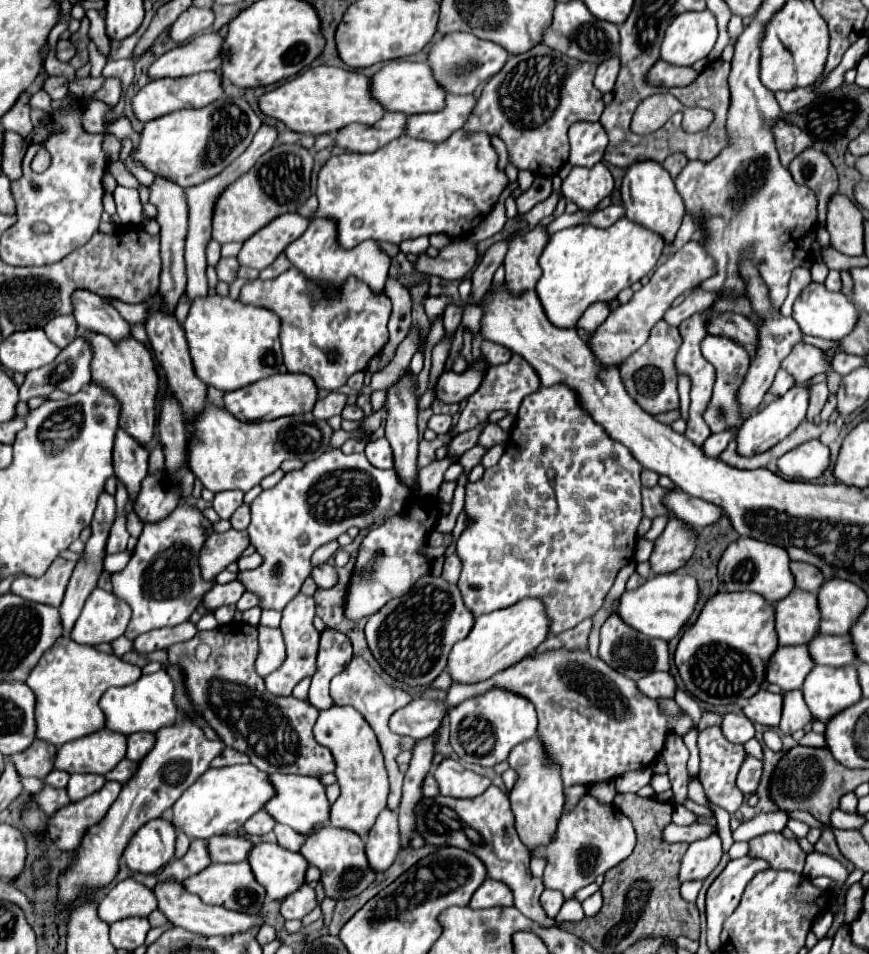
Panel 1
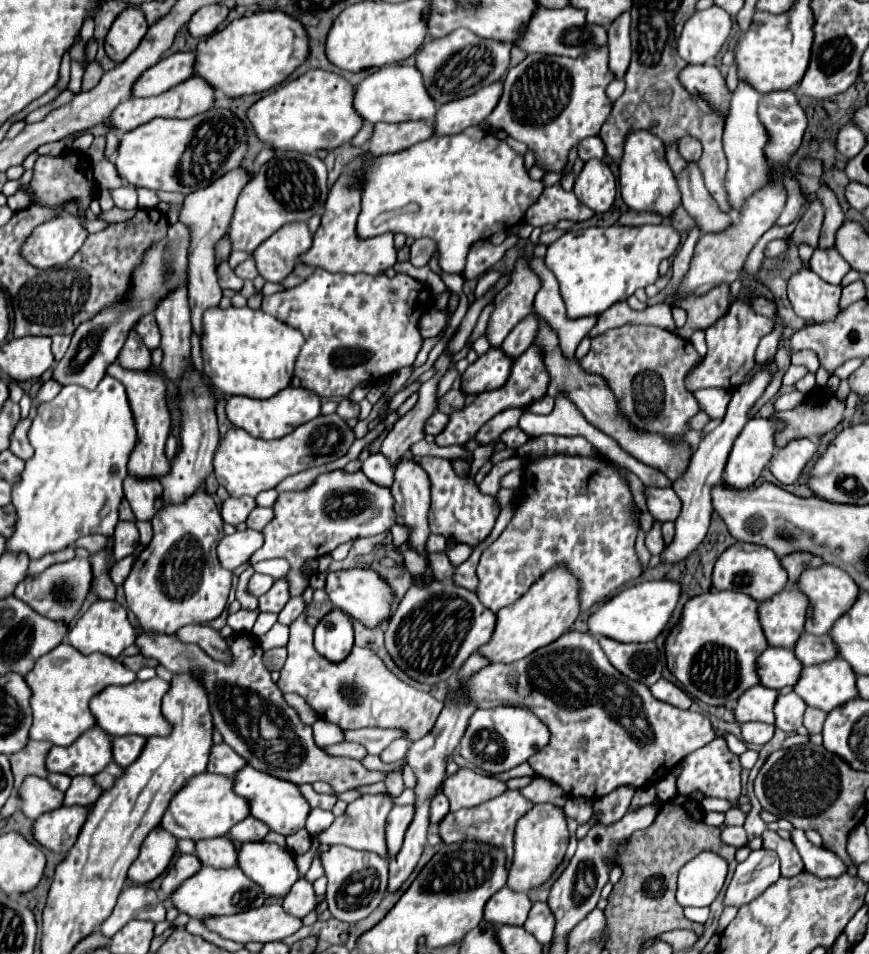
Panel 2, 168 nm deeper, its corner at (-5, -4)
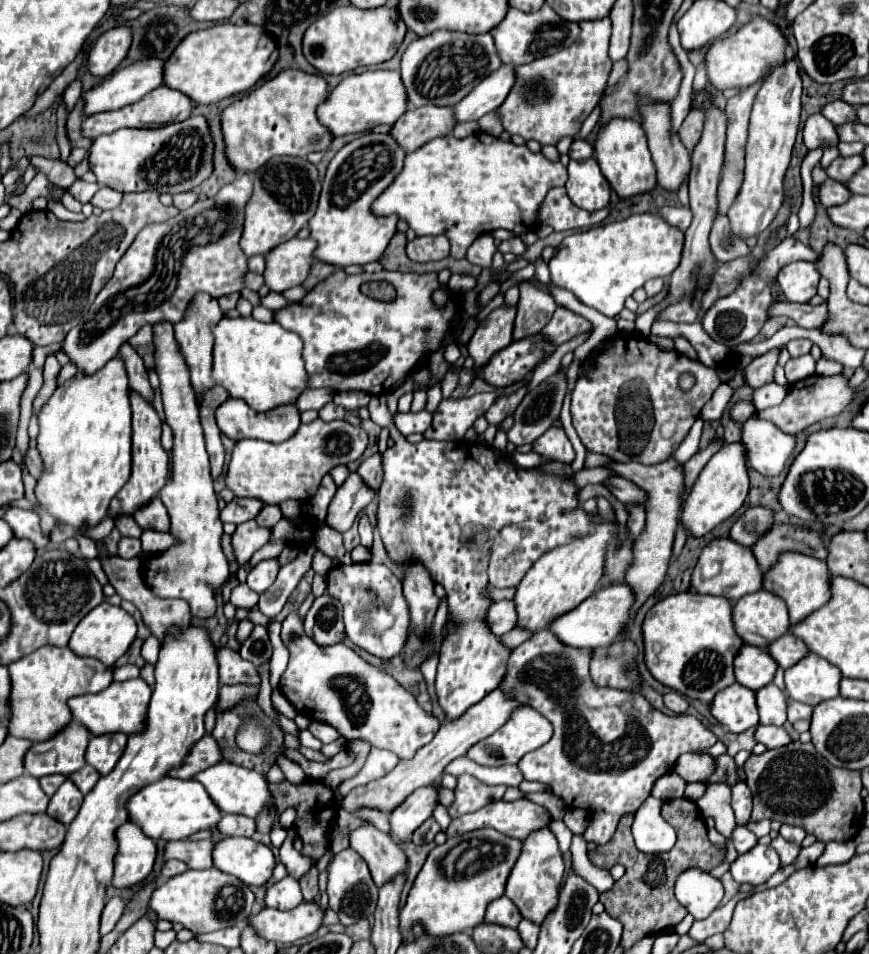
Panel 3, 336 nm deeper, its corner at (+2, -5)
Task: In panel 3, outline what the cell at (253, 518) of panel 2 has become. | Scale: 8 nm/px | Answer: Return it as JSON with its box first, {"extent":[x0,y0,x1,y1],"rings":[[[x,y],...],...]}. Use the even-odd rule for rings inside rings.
{"extent":[255,505,283,527],"rings":[[[265,505],[265,507],[261,509],[261,513],[255,517],[255,521],[257,521],[261,527],[271,527],[271,525],[275,525],[281,517],[283,517],[283,513],[281,513],[281,507],[279,507],[279,505]]]}

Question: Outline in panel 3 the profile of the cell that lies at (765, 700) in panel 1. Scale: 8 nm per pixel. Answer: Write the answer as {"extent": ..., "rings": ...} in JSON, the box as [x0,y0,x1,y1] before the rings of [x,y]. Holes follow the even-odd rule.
{"extent":[711,683,759,733],"rings":[[[733,683],[719,691],[711,703],[711,715],[729,733],[743,733],[749,727],[759,725],[759,713],[751,689]]]}

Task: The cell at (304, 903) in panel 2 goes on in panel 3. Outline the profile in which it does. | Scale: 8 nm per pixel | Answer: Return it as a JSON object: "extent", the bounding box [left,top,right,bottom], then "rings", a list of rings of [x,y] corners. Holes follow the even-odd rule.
{"extent":[265,877,303,909],"rings":[[[283,877],[265,893],[265,905],[273,909],[293,909],[303,901],[299,883],[293,877]]]}

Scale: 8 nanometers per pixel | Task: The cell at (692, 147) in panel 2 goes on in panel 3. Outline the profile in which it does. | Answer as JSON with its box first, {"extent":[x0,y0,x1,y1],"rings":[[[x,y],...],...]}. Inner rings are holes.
{"extent":[679,107,703,151],"rings":[[[693,107],[691,111],[689,111],[689,115],[685,117],[685,121],[683,121],[683,125],[679,127],[679,137],[681,137],[681,141],[683,141],[683,145],[691,151],[695,145],[697,145],[697,141],[699,141],[699,135],[701,135],[701,123],[703,123],[703,107]]]}

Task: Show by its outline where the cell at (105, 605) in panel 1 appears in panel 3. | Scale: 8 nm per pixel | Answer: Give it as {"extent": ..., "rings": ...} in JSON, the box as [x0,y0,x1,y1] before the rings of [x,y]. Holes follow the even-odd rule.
{"extent":[69,603,137,667],"rings":[[[101,603],[97,609],[87,613],[81,619],[81,623],[75,627],[69,639],[69,647],[79,657],[93,657],[101,661],[105,667],[113,667],[115,661],[129,649],[135,635],[137,635],[137,623],[127,611],[123,611],[121,607],[109,605],[109,603]]]}

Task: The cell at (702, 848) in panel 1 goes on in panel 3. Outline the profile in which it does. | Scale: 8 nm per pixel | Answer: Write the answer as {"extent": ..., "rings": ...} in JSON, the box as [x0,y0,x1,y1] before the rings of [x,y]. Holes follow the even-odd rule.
{"extent":[675,869,723,919],"rings":[[[689,869],[681,873],[681,879],[677,879],[675,897],[695,919],[705,919],[721,903],[723,885],[709,873]]]}

